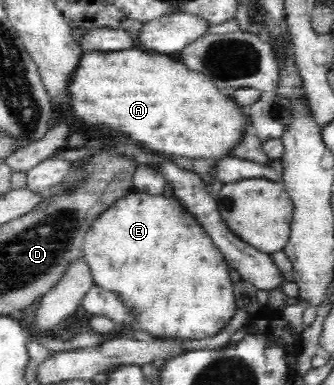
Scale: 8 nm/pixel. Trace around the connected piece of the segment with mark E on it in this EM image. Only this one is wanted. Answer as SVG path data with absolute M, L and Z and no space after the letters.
M135 190L107 208L91 224L83 242L94 284L114 292L135 321L135 327L161 341L208 340L231 323L237 306L227 261L211 237L172 196L151 196Z

